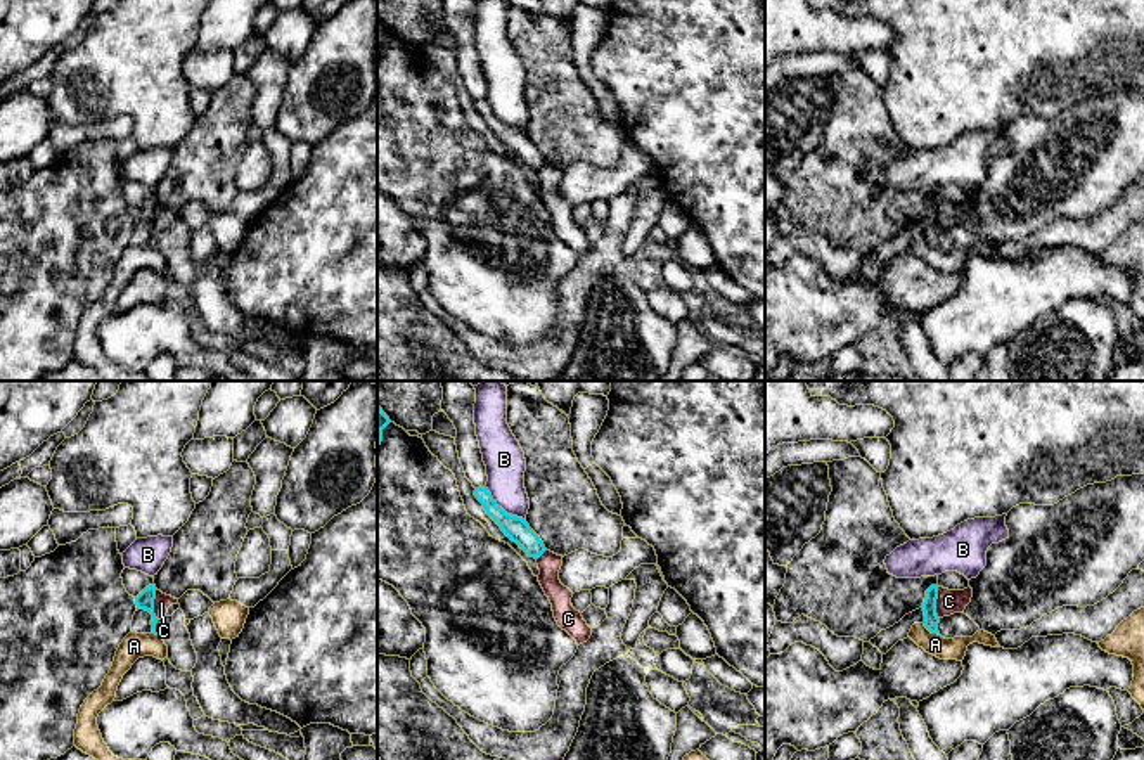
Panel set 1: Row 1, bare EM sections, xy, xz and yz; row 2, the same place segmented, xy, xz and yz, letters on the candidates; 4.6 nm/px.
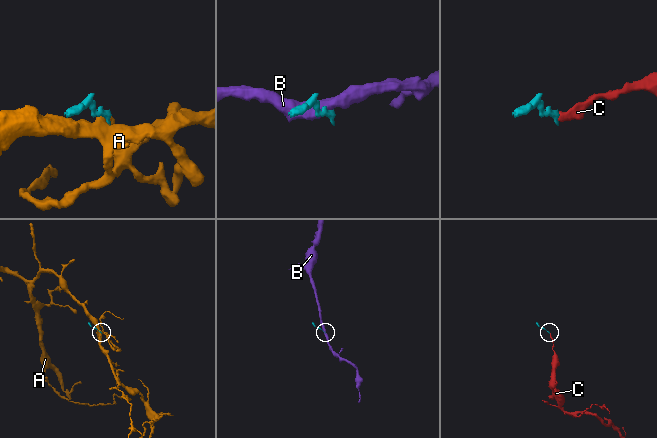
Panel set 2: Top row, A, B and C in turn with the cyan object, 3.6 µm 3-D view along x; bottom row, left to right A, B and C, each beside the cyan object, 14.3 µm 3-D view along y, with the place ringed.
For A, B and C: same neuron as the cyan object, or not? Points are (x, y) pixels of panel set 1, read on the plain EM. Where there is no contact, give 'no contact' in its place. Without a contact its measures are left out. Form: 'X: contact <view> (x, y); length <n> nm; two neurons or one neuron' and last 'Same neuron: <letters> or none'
A: contact yz (931, 244); length 100 nm; two neurons
B: contact xz (501, 120); length 240 nm; two neurons
C: contact yz (935, 215); length 150 nm; two neurons
Same neuron: none

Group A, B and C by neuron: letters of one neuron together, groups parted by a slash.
A / B / C

